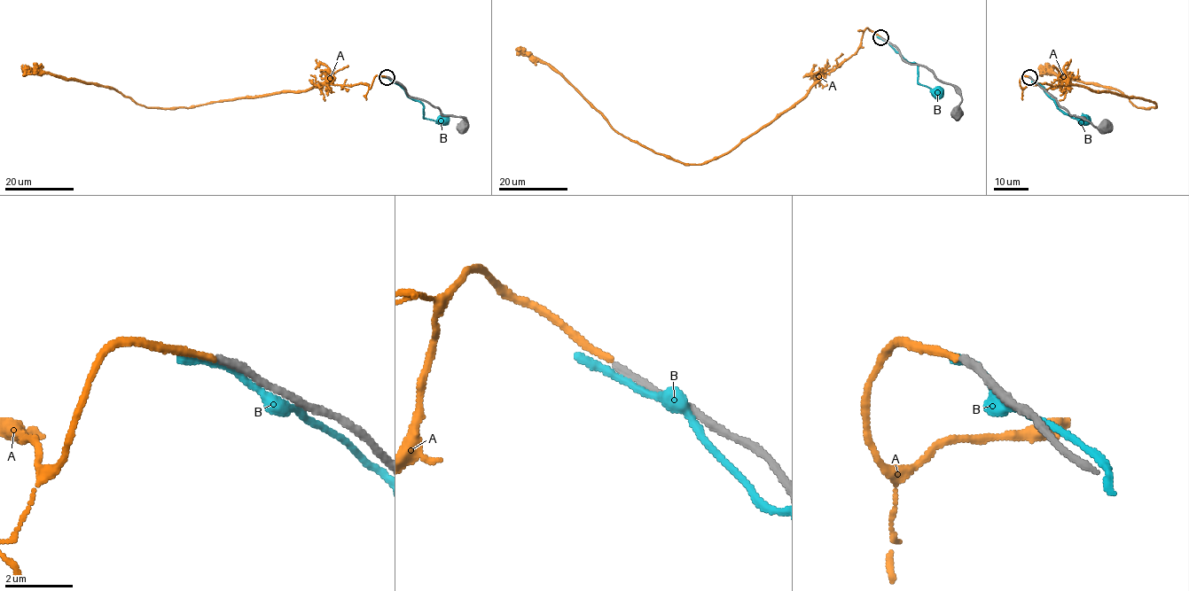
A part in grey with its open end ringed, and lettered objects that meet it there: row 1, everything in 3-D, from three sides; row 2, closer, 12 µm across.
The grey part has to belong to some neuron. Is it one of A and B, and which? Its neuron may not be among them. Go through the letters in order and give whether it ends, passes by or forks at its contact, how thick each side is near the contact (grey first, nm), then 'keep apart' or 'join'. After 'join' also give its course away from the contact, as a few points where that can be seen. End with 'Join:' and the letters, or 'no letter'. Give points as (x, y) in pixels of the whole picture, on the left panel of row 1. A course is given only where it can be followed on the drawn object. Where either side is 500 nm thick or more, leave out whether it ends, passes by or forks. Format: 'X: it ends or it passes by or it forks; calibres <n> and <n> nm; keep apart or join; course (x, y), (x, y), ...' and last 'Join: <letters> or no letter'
A: it ends; calibres 240 and 190 nm; keep apart
B: it passes by; calibres 200 and 320 nm; keep apart
Join: no letter

